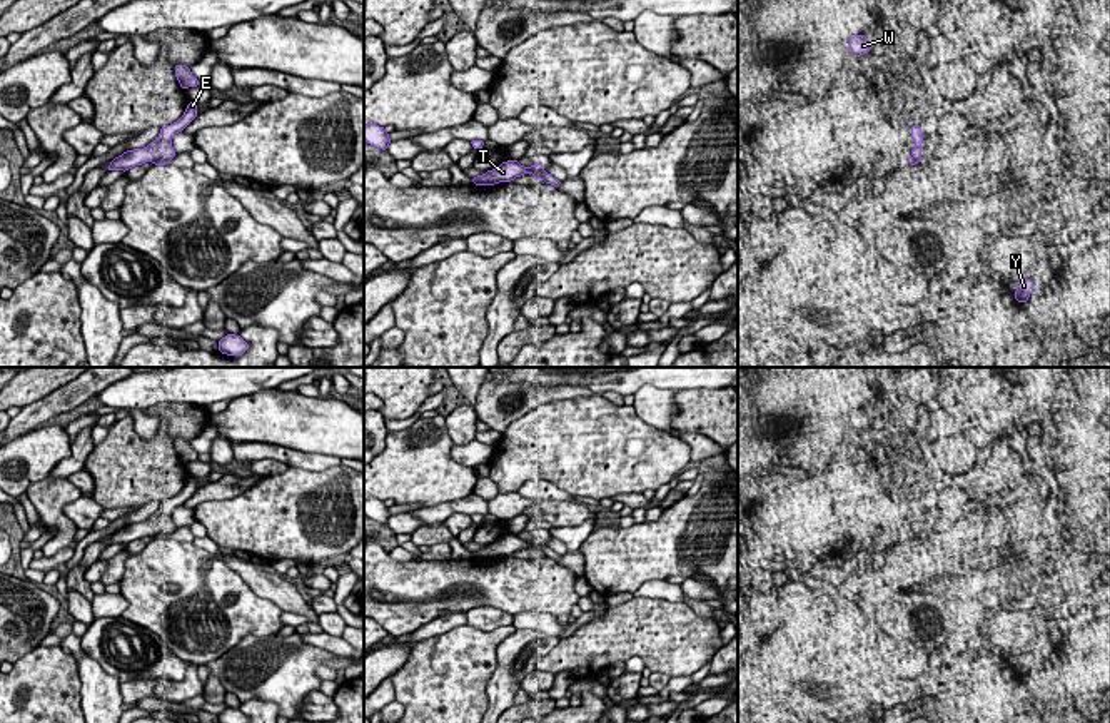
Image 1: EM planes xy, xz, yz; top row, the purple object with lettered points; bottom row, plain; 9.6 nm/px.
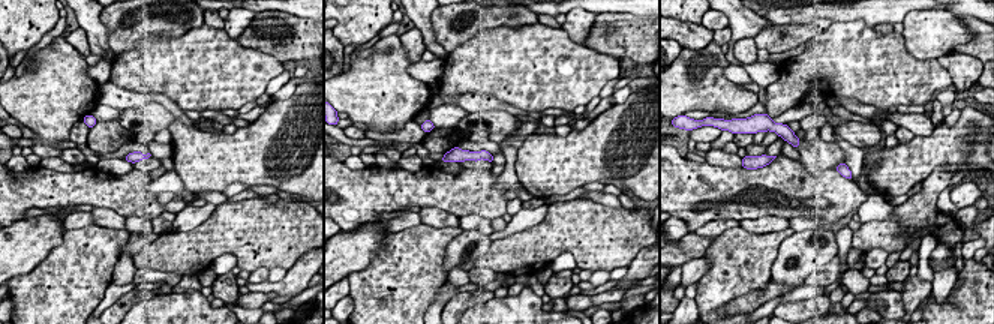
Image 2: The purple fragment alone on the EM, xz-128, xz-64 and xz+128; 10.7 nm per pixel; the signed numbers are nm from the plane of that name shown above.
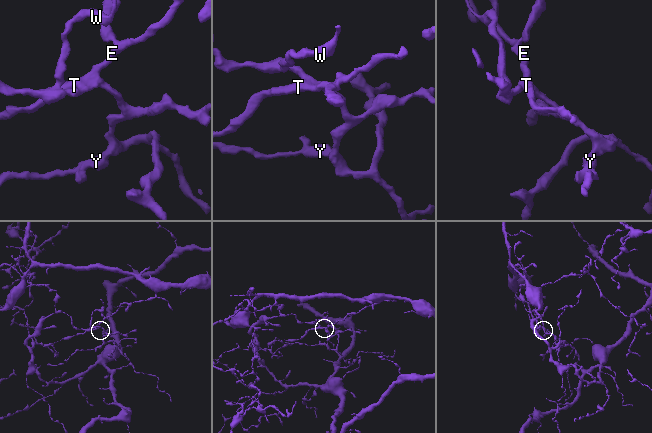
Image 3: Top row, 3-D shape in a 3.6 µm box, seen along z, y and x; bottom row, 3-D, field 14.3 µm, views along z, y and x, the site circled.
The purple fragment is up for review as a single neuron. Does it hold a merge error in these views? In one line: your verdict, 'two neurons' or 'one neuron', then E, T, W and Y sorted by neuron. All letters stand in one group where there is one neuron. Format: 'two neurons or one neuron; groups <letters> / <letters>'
two neurons; groups E T Y / W

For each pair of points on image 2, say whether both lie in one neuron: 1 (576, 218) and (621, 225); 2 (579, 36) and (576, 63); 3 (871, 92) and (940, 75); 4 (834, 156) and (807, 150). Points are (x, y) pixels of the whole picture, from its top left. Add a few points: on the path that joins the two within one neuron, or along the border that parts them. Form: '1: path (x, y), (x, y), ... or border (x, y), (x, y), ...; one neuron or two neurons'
1: path (586, 225), (610, 225); one neuron
2: border (559, 27), (582, 45); two neurons
3: path (888, 80), (918, 80), (924, 77); one neuron
4: path (828, 155), (813, 153); one neuron

